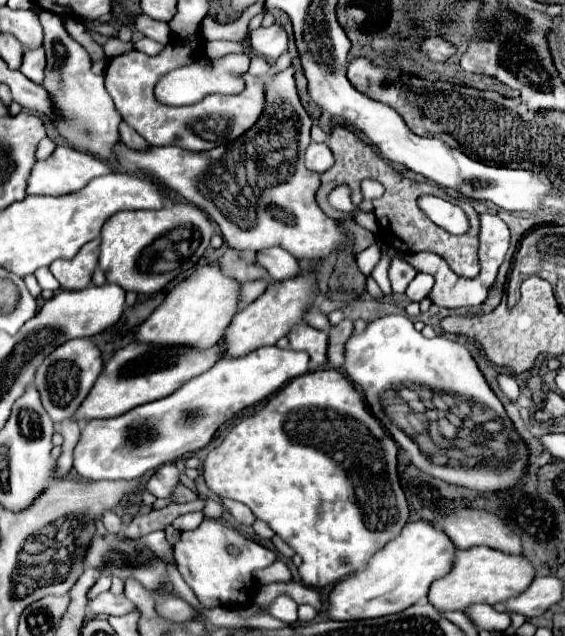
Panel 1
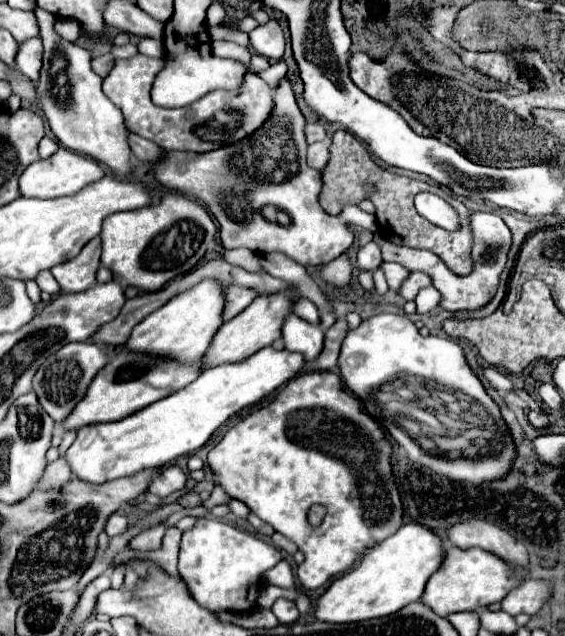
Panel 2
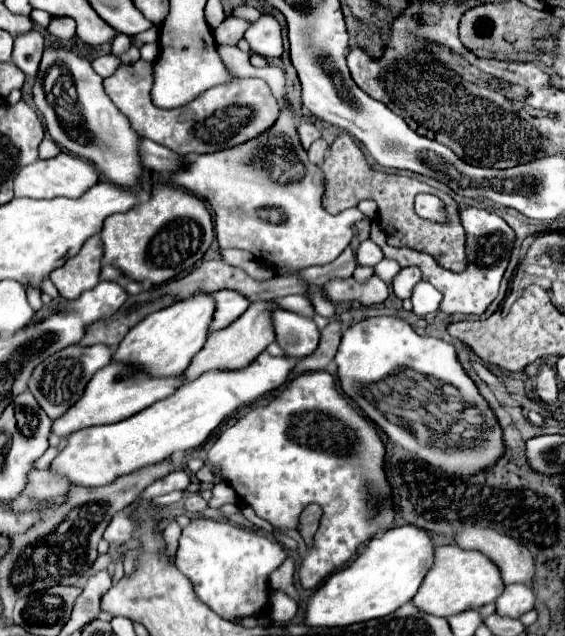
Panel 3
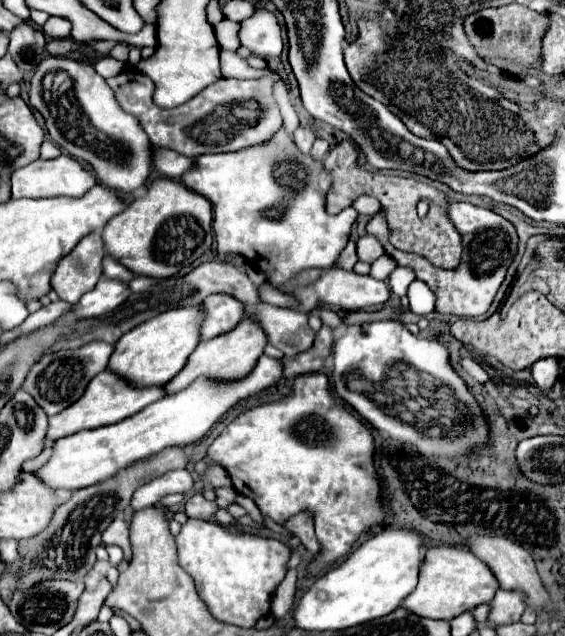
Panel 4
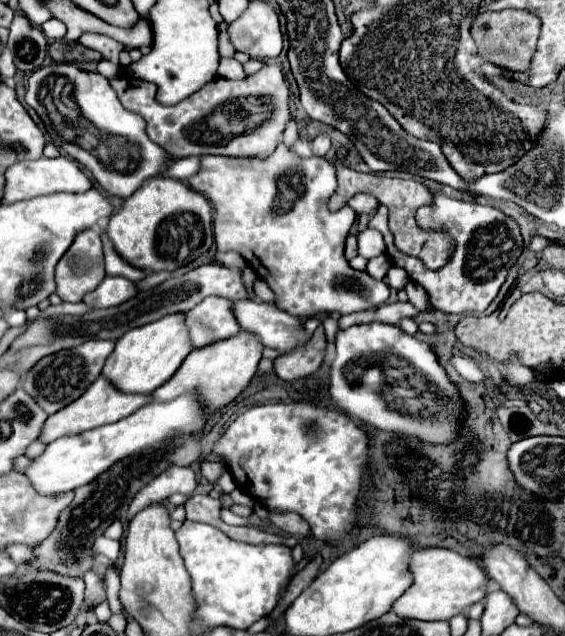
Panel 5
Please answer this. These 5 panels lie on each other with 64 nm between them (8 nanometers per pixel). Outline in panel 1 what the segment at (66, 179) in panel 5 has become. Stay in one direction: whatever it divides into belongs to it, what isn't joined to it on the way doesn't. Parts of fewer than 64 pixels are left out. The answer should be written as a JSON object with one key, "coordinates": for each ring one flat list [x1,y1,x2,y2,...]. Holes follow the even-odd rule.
{"coordinates":[[58,146,48,160,38,160,34,164,32,174,28,178,26,194,36,194,36,196,64,196,64,194,72,194,72,192,84,188,92,178,104,176,108,172,110,172,110,166,104,164,102,160,98,160,98,158,86,154,86,152,78,152,74,148,68,148,68,146]]}

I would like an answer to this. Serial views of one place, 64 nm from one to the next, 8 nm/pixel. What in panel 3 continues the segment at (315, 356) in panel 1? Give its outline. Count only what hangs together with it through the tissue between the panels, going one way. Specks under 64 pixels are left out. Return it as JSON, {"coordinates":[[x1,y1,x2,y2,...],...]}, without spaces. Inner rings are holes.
{"coordinates":[[276,308,272,312,272,328,276,332,278,346,288,358,308,356,312,350,316,350,316,344,320,340,320,332,312,318,282,308]]}

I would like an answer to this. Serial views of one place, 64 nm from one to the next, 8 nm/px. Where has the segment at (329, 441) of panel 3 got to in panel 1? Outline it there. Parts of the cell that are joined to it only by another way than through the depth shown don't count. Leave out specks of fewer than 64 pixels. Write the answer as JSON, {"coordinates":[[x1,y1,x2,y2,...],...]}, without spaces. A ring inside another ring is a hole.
{"coordinates":[[322,368,290,380,262,410,236,424,222,444,206,456,204,478,220,498,246,504,256,518,264,520,302,556,298,568,302,584,322,588,364,568,368,558,398,536,408,522,408,504,398,482,396,454,396,442,372,416,362,394,338,370]]}

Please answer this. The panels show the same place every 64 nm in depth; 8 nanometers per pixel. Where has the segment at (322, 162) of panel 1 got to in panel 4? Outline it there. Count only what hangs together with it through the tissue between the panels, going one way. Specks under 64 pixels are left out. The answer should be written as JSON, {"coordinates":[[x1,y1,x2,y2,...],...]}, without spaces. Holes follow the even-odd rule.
{"coordinates":[[316,138,314,146,312,146,312,150,310,150,310,156,312,156,314,160,324,160,324,156,326,156,328,150,330,150,330,144,328,144,326,140,322,140,322,138]]}

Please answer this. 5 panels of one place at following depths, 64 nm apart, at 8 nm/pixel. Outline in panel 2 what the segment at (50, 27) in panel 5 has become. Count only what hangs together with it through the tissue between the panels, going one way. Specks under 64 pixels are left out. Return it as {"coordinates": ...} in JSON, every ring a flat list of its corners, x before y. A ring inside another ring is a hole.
{"coordinates":[[58,18,54,30,64,38,80,38,80,24,72,18]]}

